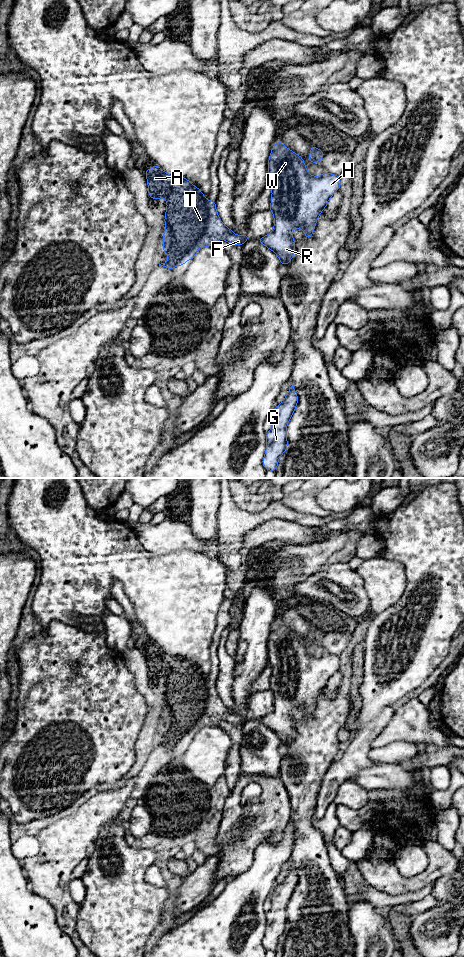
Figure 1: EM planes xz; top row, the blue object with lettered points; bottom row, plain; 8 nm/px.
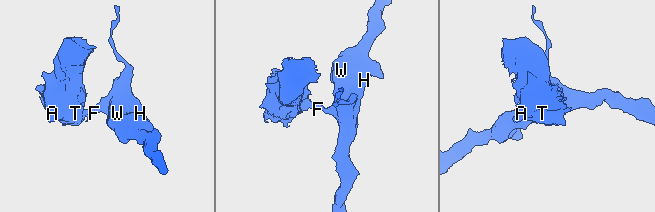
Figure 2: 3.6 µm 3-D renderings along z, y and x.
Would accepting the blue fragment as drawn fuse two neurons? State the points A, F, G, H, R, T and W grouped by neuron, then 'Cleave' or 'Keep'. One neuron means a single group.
Groups: A T / F G H R W. Cleave

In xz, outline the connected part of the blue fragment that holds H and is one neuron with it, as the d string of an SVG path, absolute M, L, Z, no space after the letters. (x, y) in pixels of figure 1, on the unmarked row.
M277 621L268 640L268 666L272 670L270 691L274 695L274 709L257 719L258 722L272 730L280 739L281 745L288 745L295 734L292 711L300 708L305 712L305 718L310 719L319 695L331 676L340 669L340 663L340 656L328 652L318 657L310 655L303 638Z

